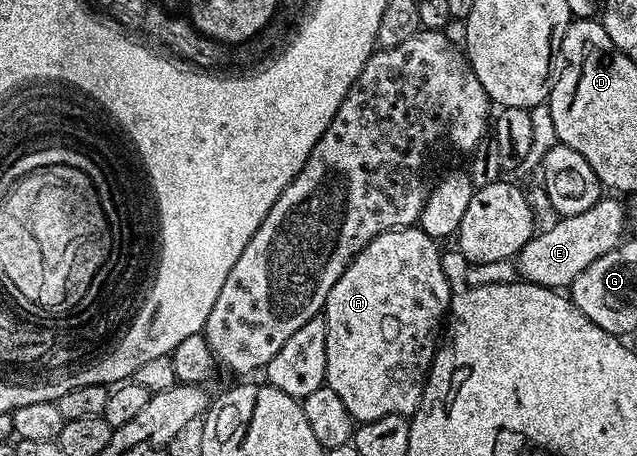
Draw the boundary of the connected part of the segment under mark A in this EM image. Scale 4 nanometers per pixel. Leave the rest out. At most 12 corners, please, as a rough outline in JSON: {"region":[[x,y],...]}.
{"region":[[379,234],[331,286],[325,382],[417,411],[451,299],[438,241]]}

